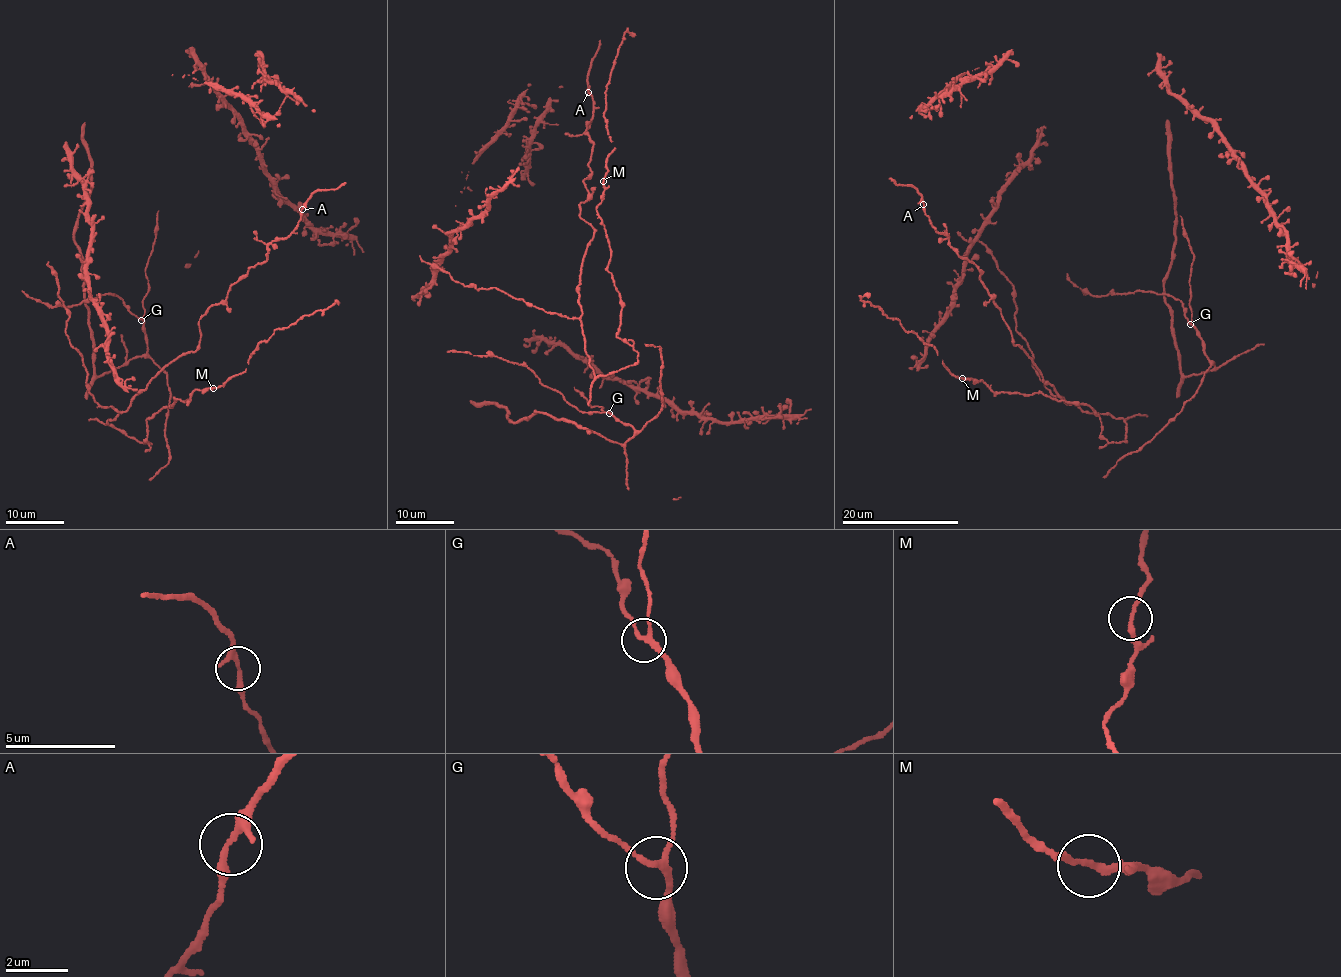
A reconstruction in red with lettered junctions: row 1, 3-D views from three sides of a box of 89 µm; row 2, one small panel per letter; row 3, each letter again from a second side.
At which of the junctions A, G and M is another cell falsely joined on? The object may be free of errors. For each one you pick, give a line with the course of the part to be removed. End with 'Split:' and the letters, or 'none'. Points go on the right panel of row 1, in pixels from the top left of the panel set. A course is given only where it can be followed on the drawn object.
Split: none

